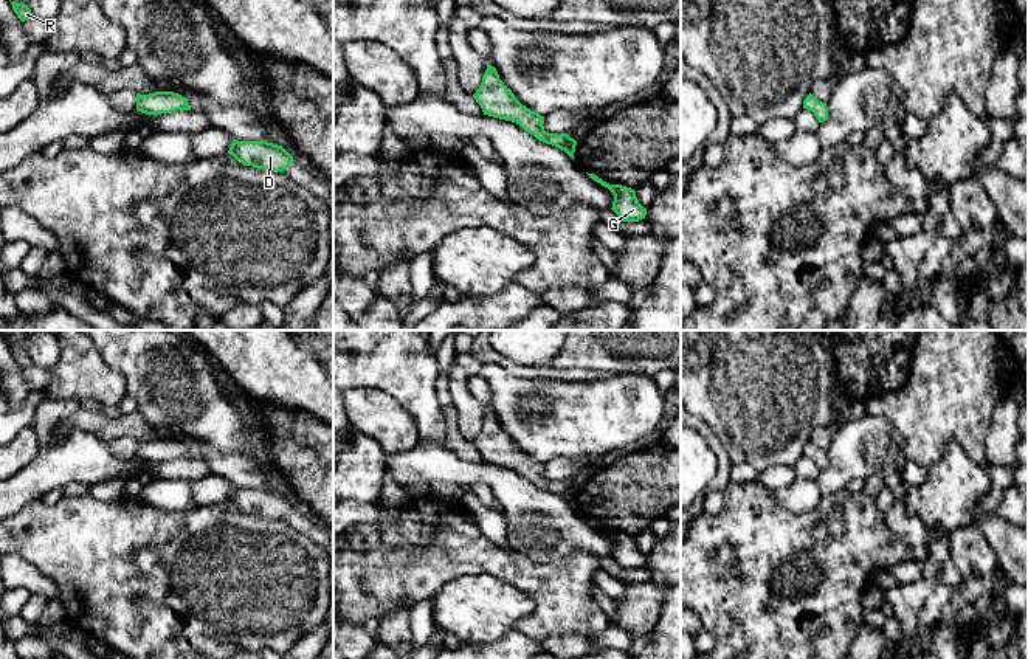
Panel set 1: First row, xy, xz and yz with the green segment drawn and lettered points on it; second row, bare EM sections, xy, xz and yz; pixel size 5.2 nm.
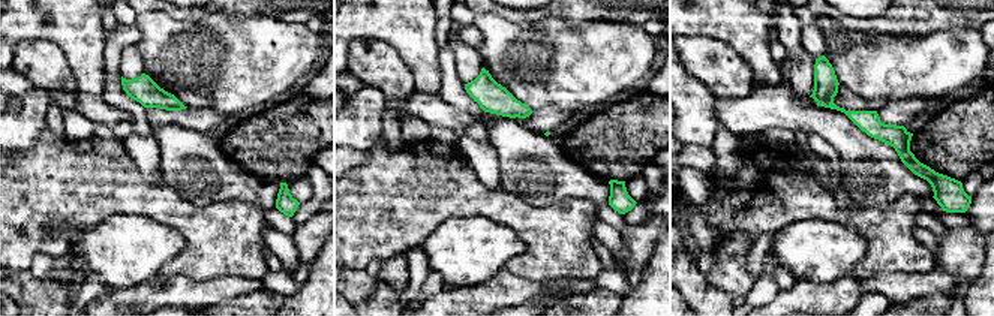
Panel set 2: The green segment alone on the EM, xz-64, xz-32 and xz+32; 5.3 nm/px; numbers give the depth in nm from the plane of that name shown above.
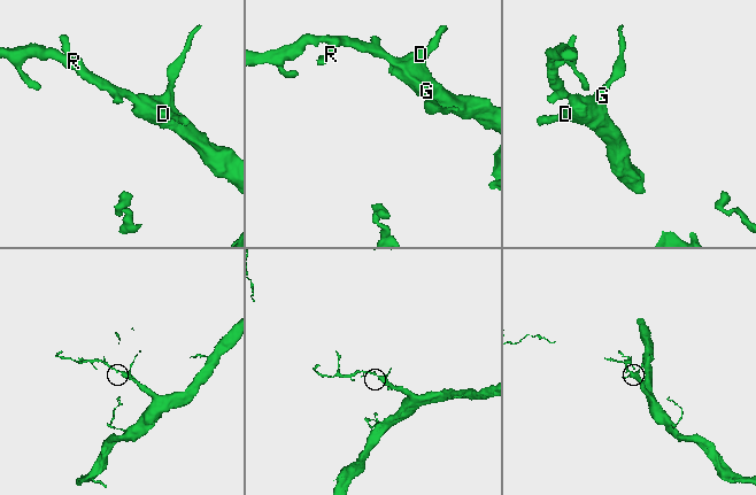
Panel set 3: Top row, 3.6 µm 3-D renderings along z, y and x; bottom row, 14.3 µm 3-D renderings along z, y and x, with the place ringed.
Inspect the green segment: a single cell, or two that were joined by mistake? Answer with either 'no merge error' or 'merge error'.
merge error

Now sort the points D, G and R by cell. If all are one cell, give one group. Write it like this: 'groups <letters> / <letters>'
groups D G / R

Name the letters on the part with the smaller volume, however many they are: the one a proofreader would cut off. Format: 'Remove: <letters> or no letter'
Remove: R

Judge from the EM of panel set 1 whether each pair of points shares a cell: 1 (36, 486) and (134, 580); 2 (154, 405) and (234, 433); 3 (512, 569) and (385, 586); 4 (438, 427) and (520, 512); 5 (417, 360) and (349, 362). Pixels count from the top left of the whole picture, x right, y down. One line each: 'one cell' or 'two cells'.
1: two cells
2: one cell
3: one cell
4: two cells
5: one cell

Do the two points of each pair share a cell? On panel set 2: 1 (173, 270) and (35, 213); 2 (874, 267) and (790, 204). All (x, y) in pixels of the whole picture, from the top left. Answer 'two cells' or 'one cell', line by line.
1: one cell
2: one cell

